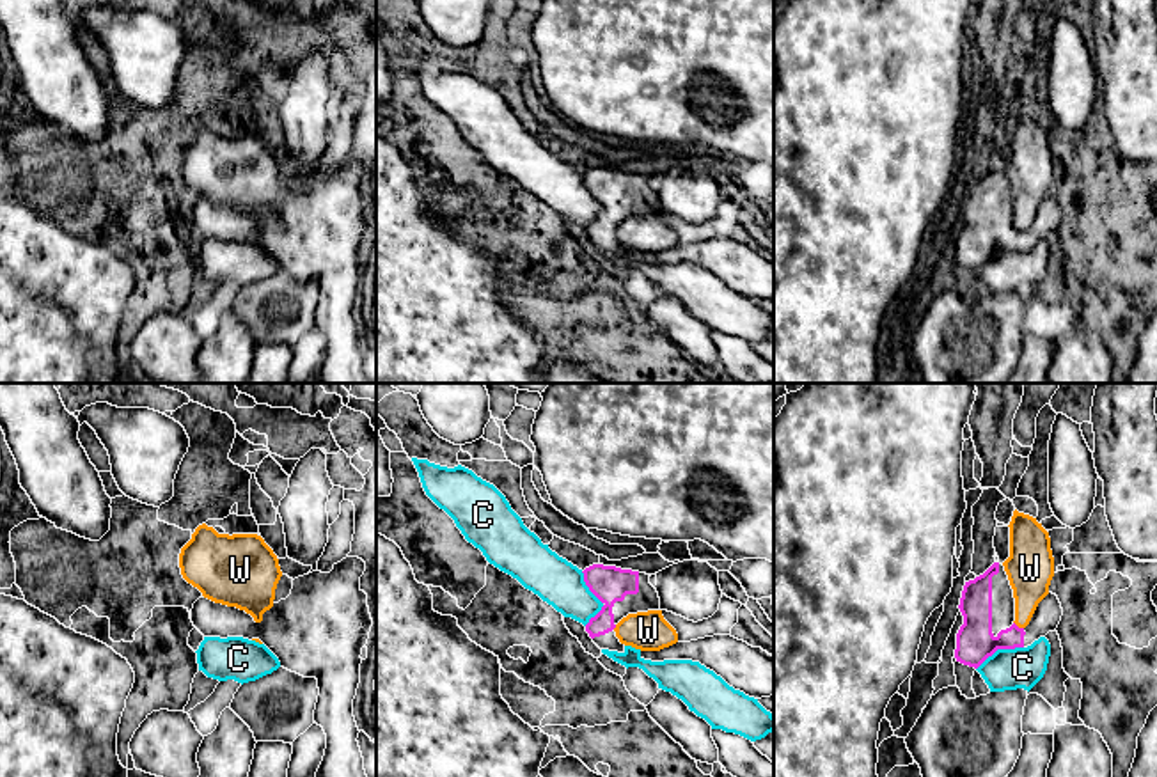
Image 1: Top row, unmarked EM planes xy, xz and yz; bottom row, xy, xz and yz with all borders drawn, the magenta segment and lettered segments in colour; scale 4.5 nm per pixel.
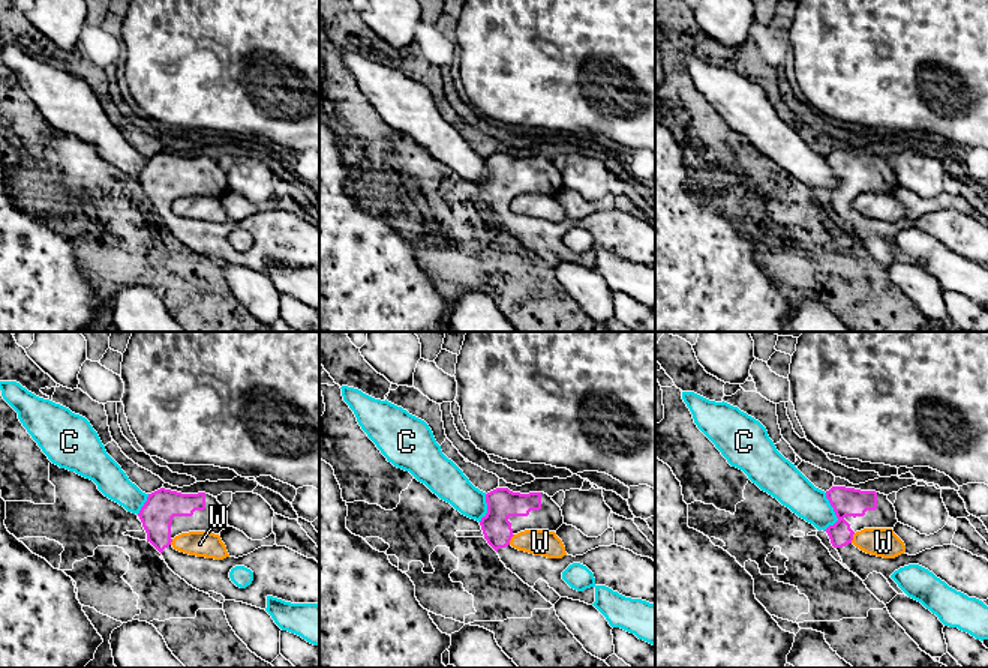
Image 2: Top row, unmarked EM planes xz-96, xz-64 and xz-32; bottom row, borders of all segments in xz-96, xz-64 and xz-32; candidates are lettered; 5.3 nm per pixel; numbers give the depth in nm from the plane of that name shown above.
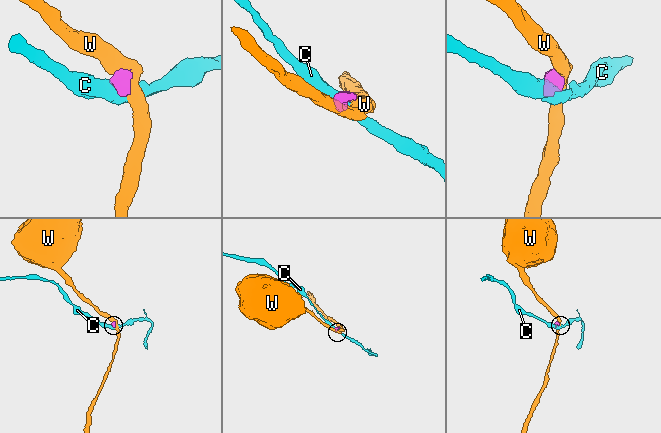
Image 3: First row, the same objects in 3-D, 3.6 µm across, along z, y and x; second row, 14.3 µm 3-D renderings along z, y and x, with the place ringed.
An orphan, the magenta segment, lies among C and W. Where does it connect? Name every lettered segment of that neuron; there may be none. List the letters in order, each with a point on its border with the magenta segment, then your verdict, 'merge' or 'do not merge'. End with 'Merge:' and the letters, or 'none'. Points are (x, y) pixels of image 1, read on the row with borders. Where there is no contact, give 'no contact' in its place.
C: contact xz (597, 596); do not merge
W: contact yz (1017, 627); do not merge
Merge: none

